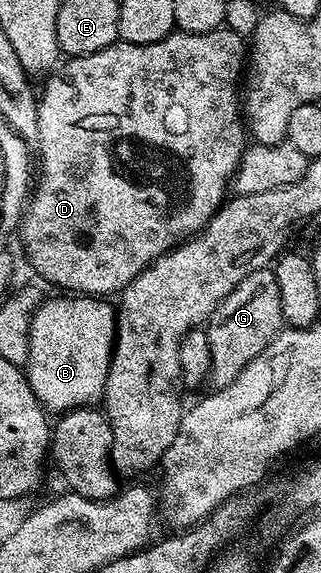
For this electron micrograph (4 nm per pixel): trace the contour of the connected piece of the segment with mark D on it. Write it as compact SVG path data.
M225 26L205 32L188 34L177 30L165 36L160 42L151 44L128 44L119 42L96 54L76 56L67 59L49 77L46 89L41 89L38 101L38 142L36 156L42 159L42 173L37 173L24 219L20 224L20 237L26 247L30 264L50 284L67 288L70 294L85 294L95 298L109 297L109 292L121 293L145 268L159 260L165 252L198 235L208 221L218 213L227 199L234 173L242 161L242 154L248 147L248 129L244 123L244 113L240 107L238 79L243 79L244 65L248 60L248 44L244 36Z

